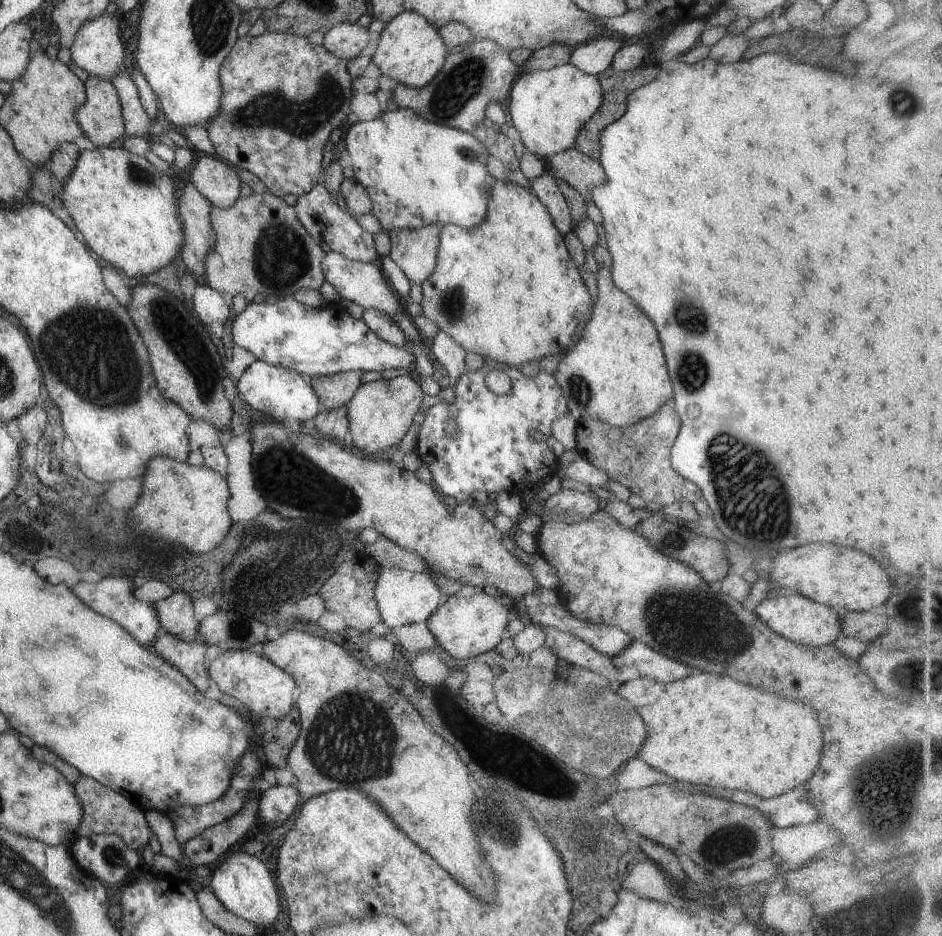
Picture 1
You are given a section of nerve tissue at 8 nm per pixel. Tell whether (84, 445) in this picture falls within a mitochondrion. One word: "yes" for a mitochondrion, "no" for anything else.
no

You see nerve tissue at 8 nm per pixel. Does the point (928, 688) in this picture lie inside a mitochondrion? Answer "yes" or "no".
yes

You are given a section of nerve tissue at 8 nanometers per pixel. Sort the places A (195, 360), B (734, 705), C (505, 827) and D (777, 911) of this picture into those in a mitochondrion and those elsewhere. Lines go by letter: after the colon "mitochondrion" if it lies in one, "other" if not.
A: mitochondrion
B: other
C: mitochondrion
D: other

